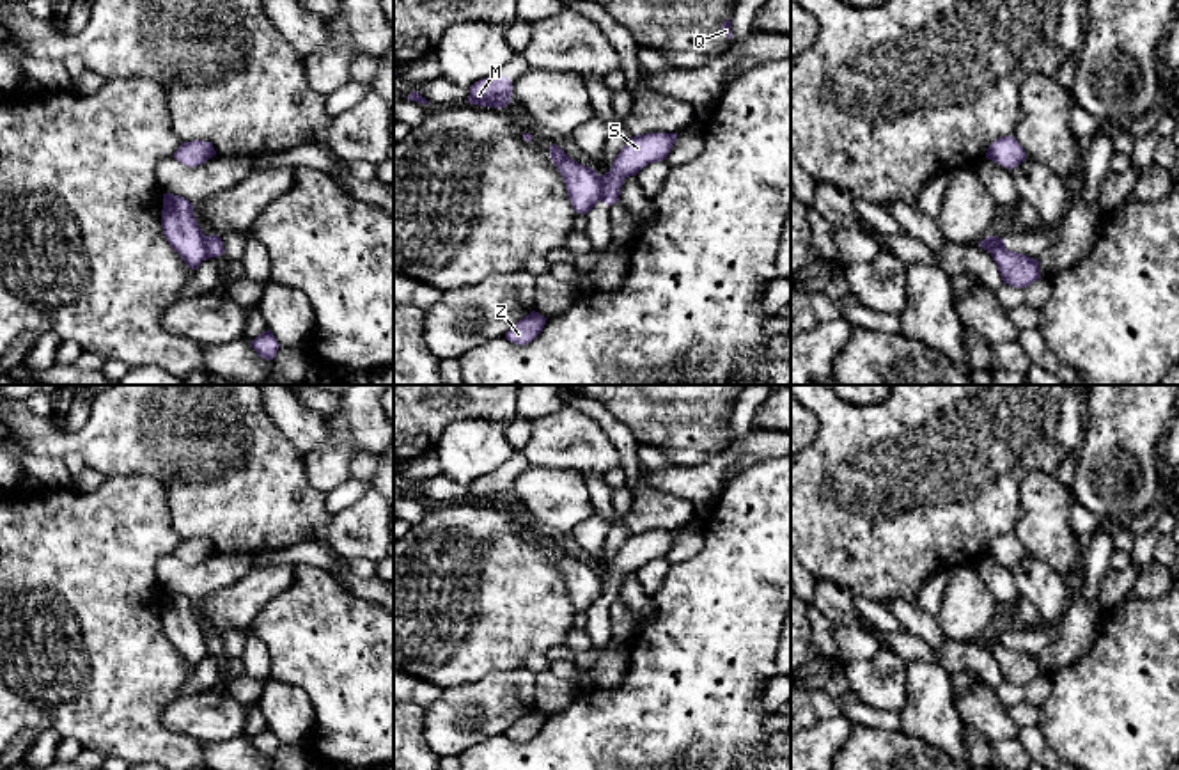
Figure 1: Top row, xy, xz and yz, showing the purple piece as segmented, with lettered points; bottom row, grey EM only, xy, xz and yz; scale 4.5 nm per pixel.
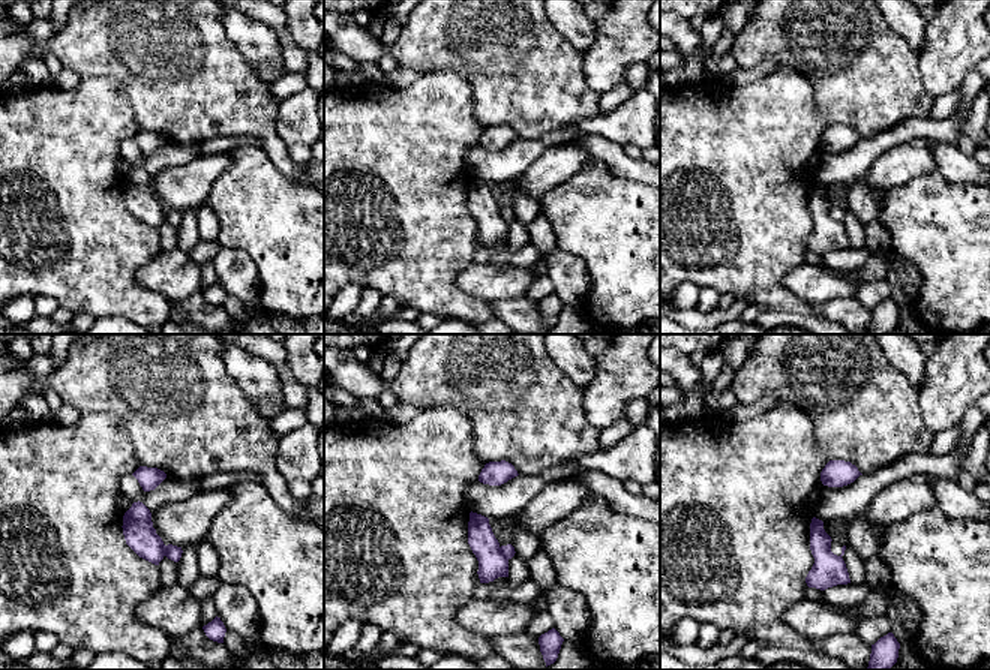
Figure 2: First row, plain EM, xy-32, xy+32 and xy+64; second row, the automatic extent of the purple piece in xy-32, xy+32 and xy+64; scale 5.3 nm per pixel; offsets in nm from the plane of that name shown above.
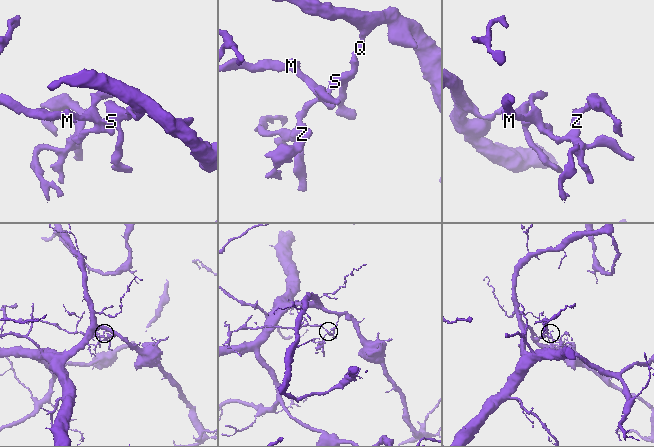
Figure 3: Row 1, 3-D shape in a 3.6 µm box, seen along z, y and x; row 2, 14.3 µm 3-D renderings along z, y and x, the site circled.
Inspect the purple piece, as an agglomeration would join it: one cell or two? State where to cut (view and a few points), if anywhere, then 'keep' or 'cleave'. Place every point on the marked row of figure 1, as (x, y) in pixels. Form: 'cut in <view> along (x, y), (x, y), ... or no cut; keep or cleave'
cut in xz along (600, 178), (603, 199); cleave

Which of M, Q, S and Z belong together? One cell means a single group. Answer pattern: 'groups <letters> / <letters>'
groups M Z / Q S

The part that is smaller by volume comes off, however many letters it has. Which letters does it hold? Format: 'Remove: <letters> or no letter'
Remove: M, Z

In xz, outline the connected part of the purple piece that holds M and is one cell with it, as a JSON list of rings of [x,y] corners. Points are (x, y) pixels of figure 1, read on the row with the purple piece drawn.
[[[507,76],[482,78],[470,87],[470,98],[466,103],[491,108],[504,108],[512,96],[512,82]]]

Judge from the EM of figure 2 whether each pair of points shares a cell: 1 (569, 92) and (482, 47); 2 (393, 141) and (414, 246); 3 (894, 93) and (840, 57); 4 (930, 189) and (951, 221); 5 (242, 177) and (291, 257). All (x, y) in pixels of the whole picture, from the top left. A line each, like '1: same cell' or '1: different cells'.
1: same cell
2: same cell
3: same cell
4: same cell
5: same cell

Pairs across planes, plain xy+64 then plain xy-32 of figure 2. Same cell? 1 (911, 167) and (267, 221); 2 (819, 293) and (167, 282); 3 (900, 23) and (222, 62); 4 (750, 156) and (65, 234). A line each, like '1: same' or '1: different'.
1: different
2: same
3: different
4: same

